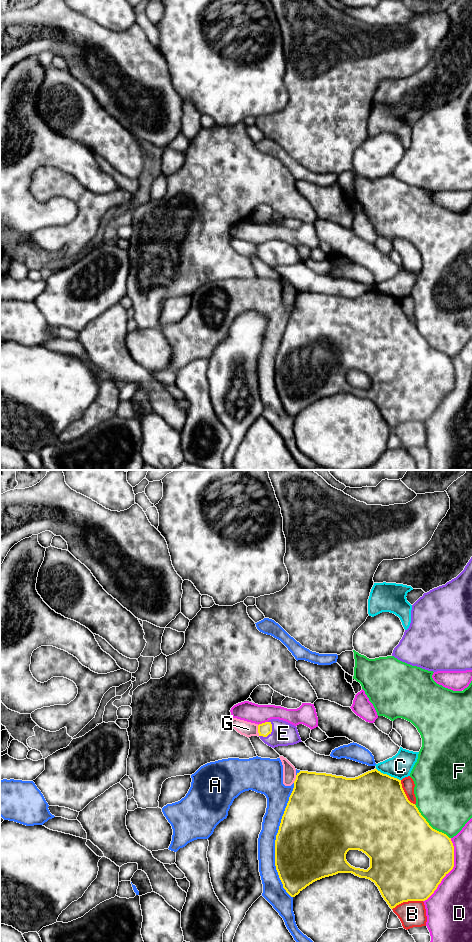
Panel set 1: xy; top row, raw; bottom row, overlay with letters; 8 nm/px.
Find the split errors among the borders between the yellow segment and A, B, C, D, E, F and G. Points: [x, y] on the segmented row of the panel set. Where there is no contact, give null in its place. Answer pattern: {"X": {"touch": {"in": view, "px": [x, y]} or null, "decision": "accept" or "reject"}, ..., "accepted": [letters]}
{"A": {"touch": {"in": "xy", "px": [275, 840]}, "decision": "reject"}, "B": {"touch": {"in": "xy", "px": [407, 901]}, "decision": "reject"}, "C": {"touch": {"in": "xy", "px": [388, 775]}, "decision": "reject"}, "D": {"touch": {"in": "xy", "px": [451, 869]}, "decision": "reject"}, "E": {"touch": {"in": "xy", "px": [270, 732]}, "decision": "accept"}, "F": {"touch": {"in": "xy", "px": [429, 825]}, "decision": "reject"}, "G": {"touch": {"in": "xy", "px": [258, 730]}, "decision": "reject"}, "accepted": ["E"]}

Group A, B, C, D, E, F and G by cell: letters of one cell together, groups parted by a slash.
A / B / C / D / E / F / G

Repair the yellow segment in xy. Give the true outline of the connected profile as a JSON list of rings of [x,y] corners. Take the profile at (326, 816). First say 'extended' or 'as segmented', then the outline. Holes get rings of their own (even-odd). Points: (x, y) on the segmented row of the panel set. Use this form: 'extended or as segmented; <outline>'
as segmented; [[[377,769],[368,771],[355,778],[346,778],[326,773],[300,771],[296,775],[294,788],[289,797],[289,801],[285,808],[279,830],[276,835],[275,866],[283,884],[283,888],[291,897],[295,897],[307,886],[322,878],[333,876],[338,873],[352,873],[355,876],[366,878],[374,882],[384,900],[387,902],[389,907],[393,909],[403,902],[425,901],[434,893],[442,879],[454,867],[454,846],[451,838],[449,838],[446,834],[433,829],[421,815],[416,805],[408,800],[402,788],[401,780],[397,778],[383,774]],[[349,850],[359,850],[365,853],[370,858],[370,867],[367,870],[364,870],[351,866],[346,860],[346,854]]]

